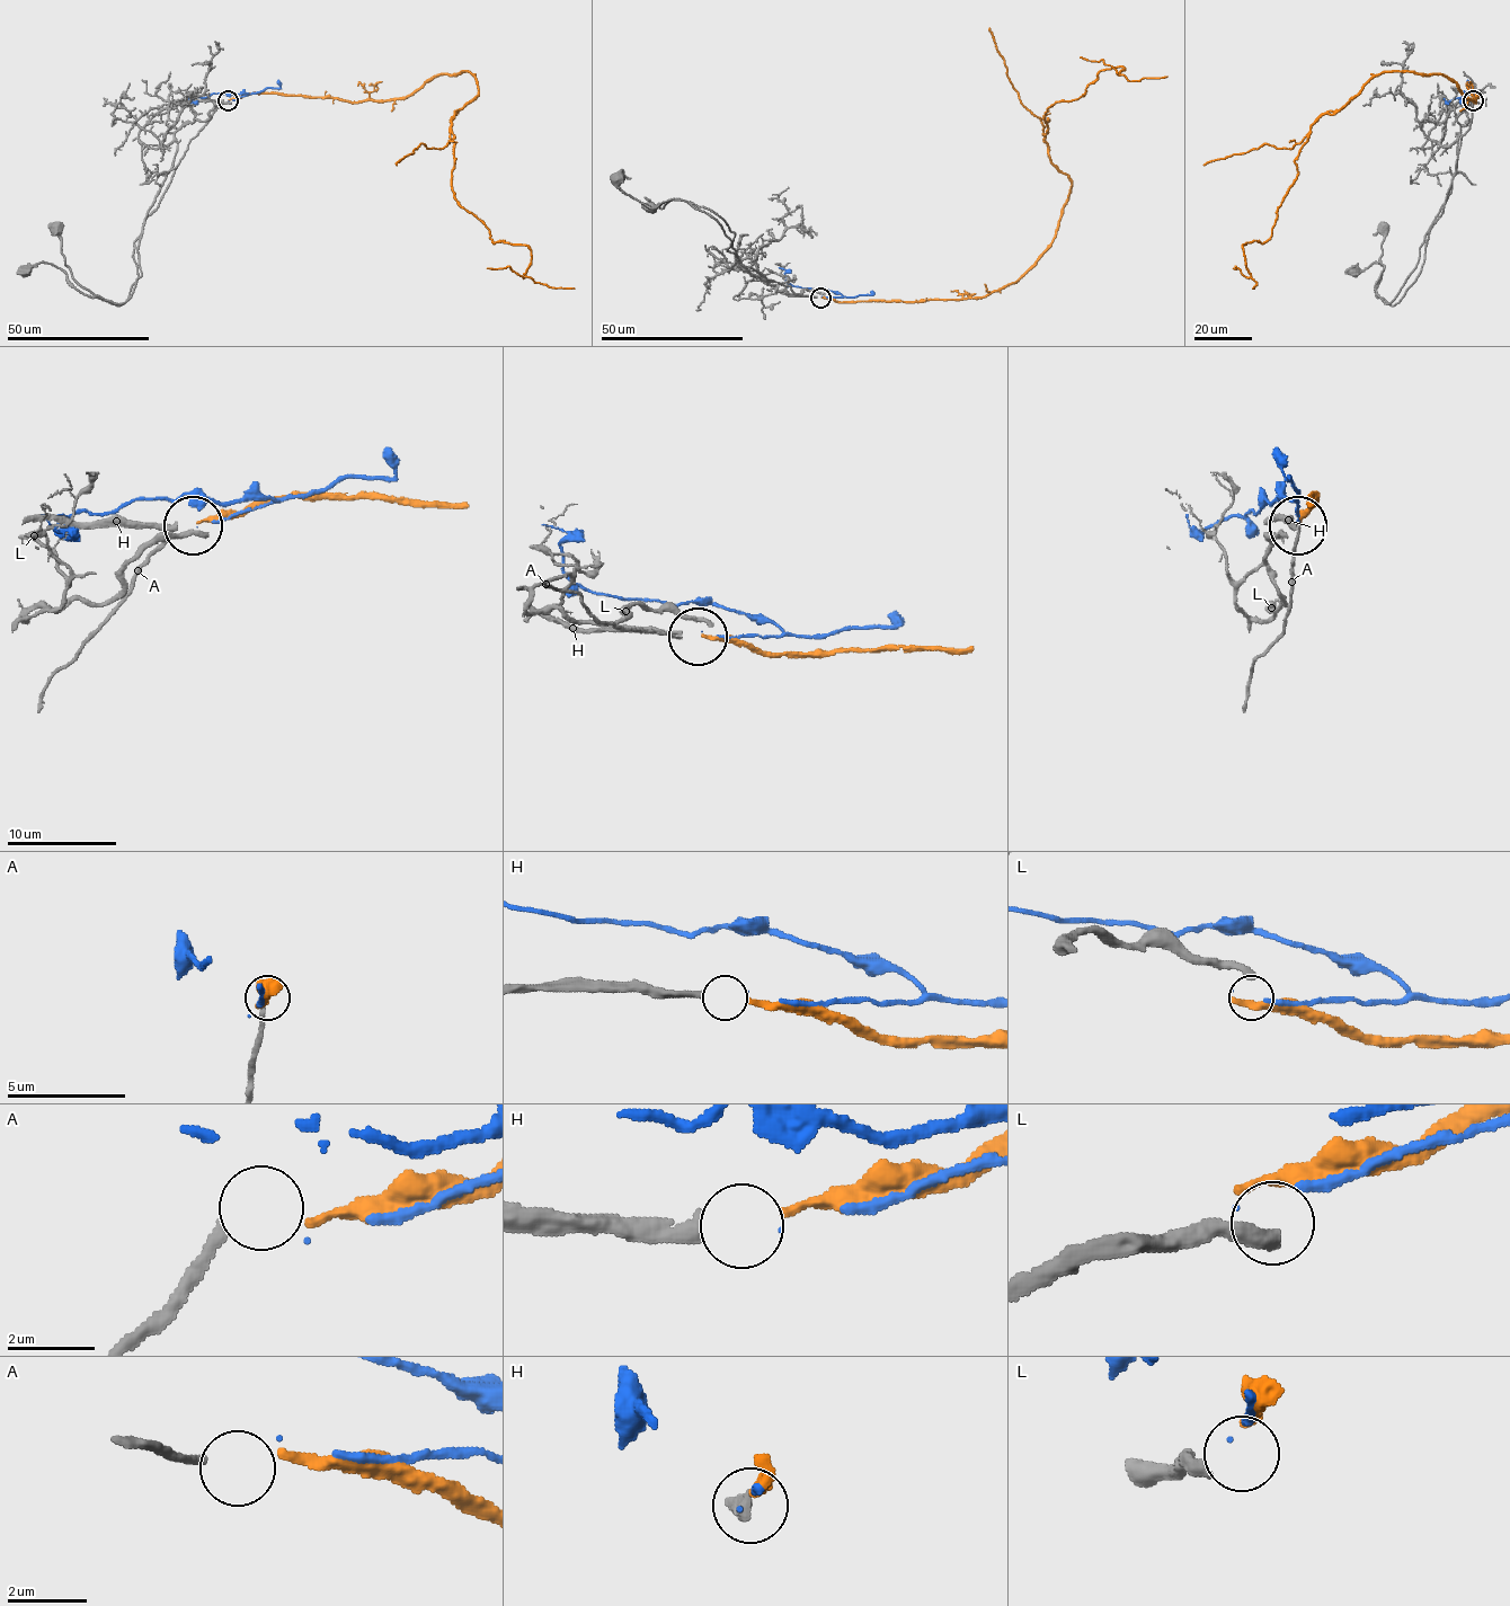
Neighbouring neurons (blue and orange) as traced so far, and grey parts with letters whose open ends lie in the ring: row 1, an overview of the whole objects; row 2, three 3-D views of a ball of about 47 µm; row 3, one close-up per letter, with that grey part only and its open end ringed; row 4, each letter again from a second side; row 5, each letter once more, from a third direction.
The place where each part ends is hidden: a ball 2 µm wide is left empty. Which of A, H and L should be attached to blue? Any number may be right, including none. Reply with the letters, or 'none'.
none

